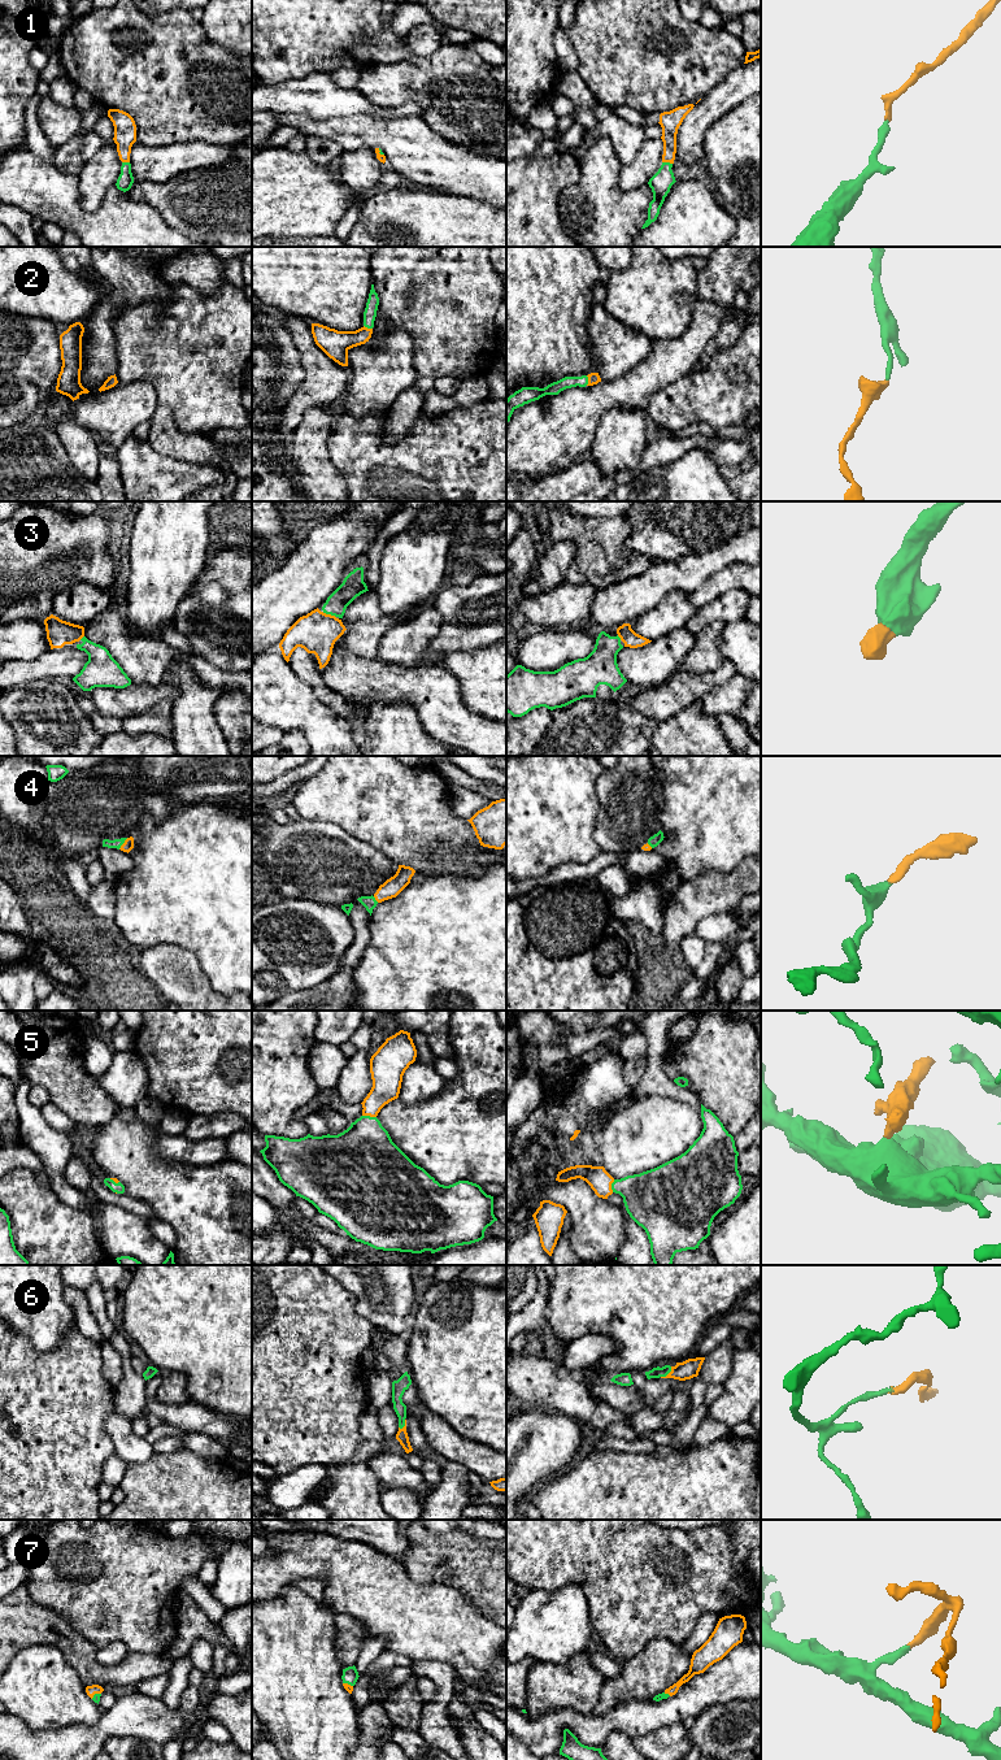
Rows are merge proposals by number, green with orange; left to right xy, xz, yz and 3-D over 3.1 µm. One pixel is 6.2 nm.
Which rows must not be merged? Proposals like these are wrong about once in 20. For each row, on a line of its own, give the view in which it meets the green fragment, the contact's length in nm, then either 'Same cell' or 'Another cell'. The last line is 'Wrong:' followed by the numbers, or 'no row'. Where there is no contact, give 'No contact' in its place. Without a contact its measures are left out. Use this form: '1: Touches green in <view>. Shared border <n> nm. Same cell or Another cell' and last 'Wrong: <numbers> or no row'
1: Touches green in yz. Shared border 70 nm. Same cell
2: Touches green in yz. Shared border 60 nm. Same cell
3: Touches green in xz. Shared border 90 nm. Same cell
4: Touches green in xy. Shared border 90 nm. Same cell
5: Touches green in xz. Shared border 90 nm. Same cell
6: Touches green in yz. Shared border 100 nm. Same cell
7: Touches green in xy. Shared border 70 nm. Same cell
Wrong: no row

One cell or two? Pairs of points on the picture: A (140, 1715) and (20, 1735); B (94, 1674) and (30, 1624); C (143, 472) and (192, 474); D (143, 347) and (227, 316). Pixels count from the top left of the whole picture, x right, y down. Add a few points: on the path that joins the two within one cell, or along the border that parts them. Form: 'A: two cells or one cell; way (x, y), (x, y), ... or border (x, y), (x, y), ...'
A: one cell; way (111, 1724), (87, 1741), (49, 1741)
B: one cell; way (81, 1655), (66, 1634), (49, 1624)
C: one cell; way (155, 474), (181, 474)
D: one cell; way (164, 347), (196, 347), (207, 337)

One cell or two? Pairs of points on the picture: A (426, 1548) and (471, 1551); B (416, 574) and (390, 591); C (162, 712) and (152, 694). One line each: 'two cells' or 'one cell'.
A: one cell
B: one cell
C: two cells

